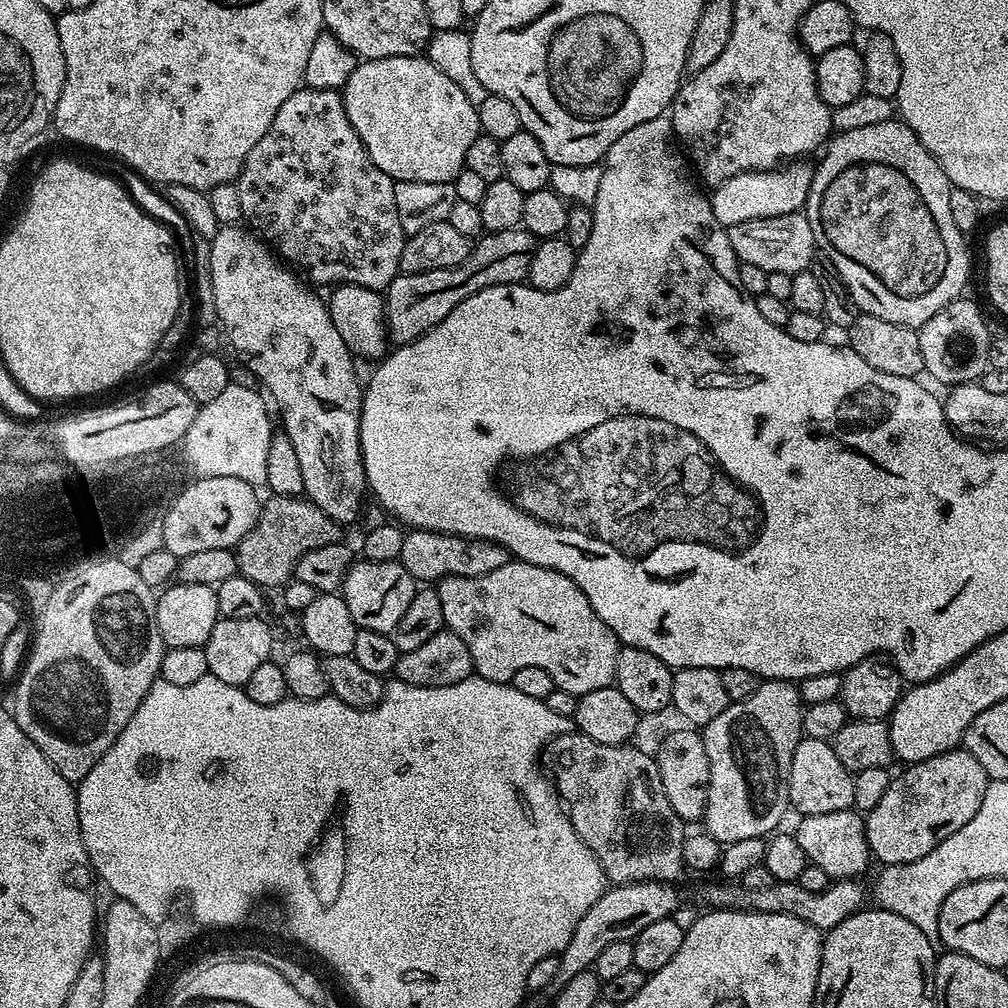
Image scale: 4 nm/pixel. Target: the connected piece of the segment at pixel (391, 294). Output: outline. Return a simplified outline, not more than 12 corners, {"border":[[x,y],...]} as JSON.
{"border":[[516,227],[475,241],[458,266],[405,272],[383,293],[393,345],[466,298],[527,277],[537,241]]}

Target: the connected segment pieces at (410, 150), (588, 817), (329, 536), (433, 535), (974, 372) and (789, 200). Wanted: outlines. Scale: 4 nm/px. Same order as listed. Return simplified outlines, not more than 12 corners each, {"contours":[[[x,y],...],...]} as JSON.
{"contours":[[[423,55],[357,63],[342,95],[393,181],[451,184],[477,105]],[[571,730],[542,764],[613,885],[679,881],[655,755]],[[299,496],[263,501],[239,575],[283,589],[341,524]],[[408,530],[400,564],[418,582],[510,562],[489,540]],[[952,300],[918,329],[924,372],[979,381],[992,336],[972,300]],[[788,162],[715,185],[725,228],[808,203],[813,165]]]}

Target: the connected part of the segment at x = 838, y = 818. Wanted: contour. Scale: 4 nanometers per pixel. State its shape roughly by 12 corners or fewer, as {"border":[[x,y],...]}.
{"border":[[800,816],[794,835],[833,881],[863,877],[865,817]]}

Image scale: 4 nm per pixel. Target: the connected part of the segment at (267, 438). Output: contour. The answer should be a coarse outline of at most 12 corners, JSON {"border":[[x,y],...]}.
{"border":[[230,382],[180,443],[193,477],[265,485],[267,399]]}

